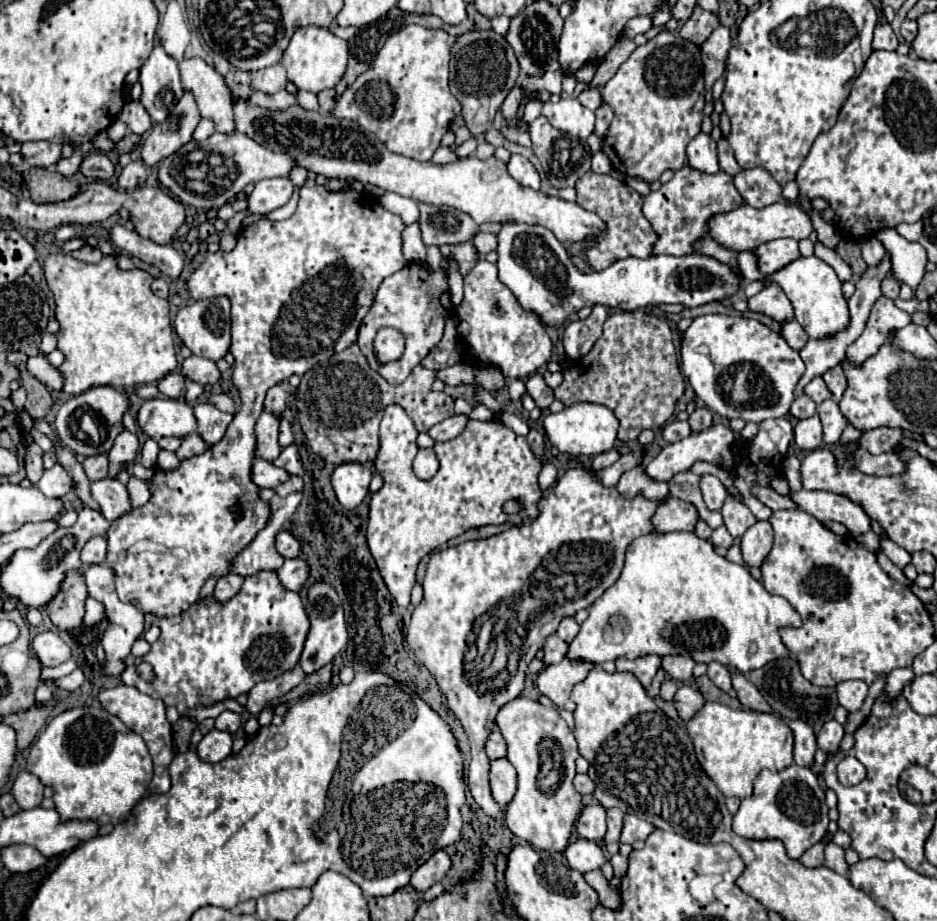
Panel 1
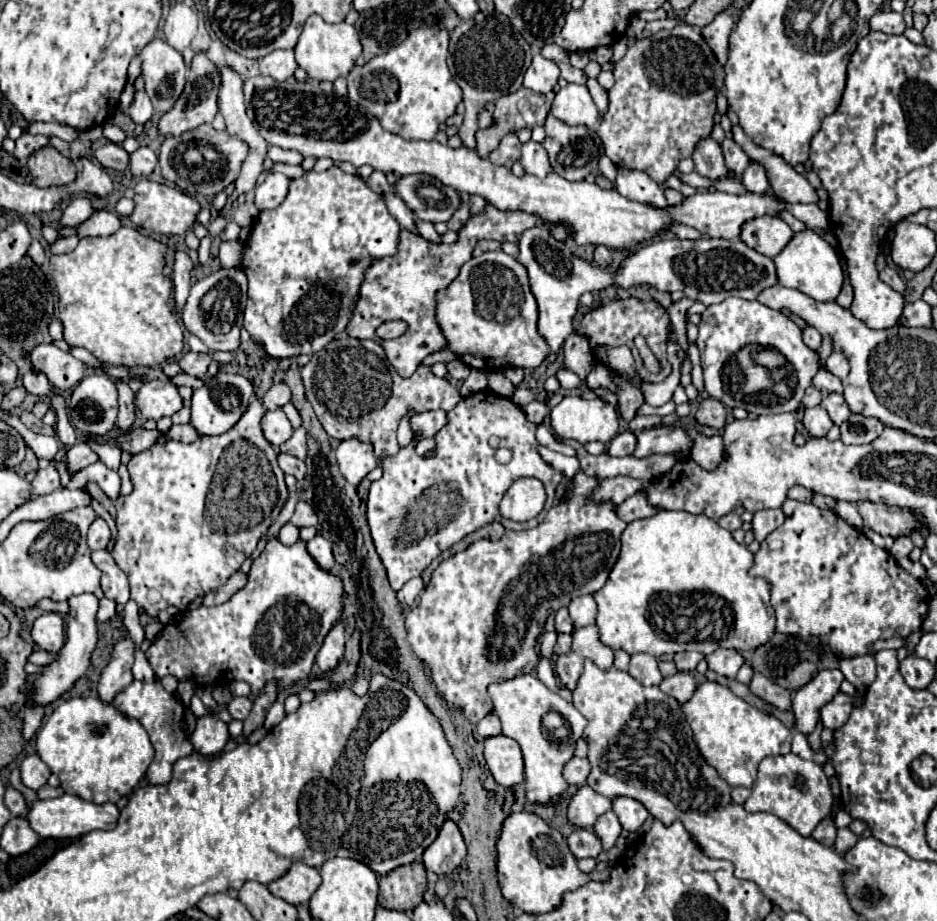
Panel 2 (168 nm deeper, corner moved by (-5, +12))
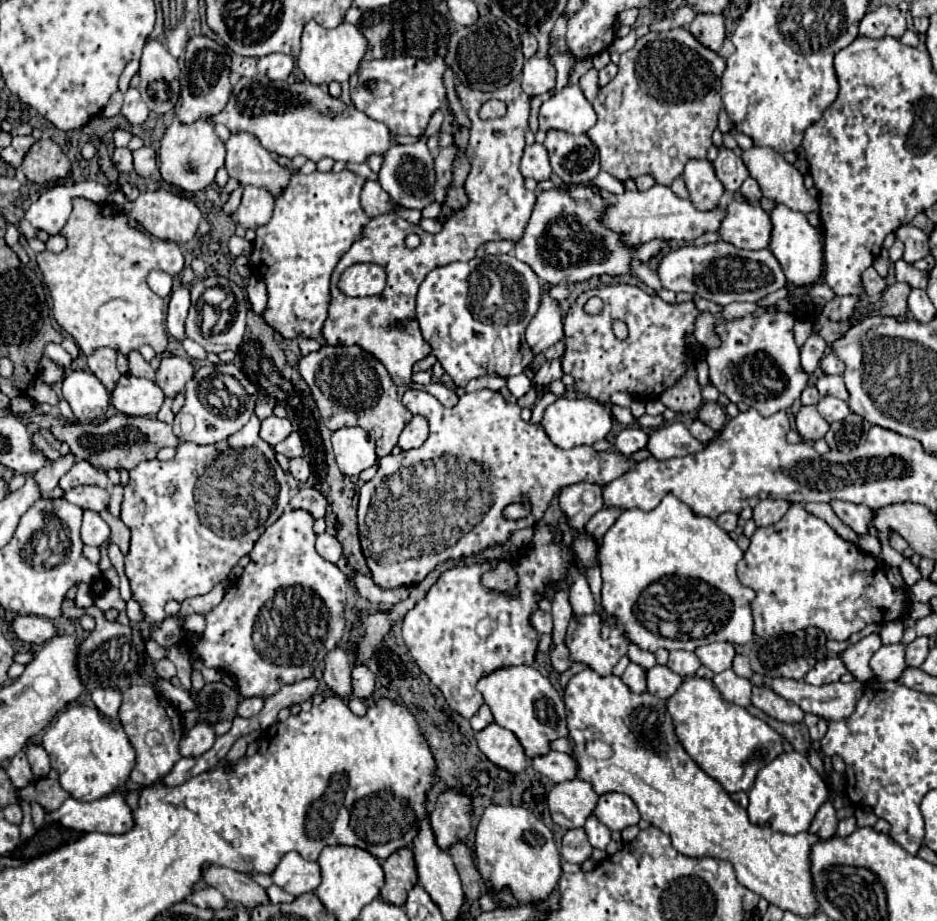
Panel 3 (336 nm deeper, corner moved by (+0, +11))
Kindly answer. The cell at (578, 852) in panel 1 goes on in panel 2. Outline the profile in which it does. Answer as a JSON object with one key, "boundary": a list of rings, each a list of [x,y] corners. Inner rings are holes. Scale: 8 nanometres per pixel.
{"boundary":[[[578,828],[568,836],[568,846],[572,854],[580,858],[596,858],[602,852],[600,838],[592,828]]]}

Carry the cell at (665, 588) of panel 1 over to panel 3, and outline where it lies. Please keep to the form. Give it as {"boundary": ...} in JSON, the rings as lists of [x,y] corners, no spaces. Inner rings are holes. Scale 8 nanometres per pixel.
{"boundary":[[[665,495],[663,501],[651,509],[651,511],[641,511],[641,509],[631,509],[631,511],[623,511],[619,515],[619,519],[609,527],[609,531],[603,535],[601,545],[599,545],[599,567],[601,567],[601,577],[603,577],[603,607],[605,613],[603,617],[611,621],[613,615],[617,615],[627,631],[627,637],[639,645],[645,651],[657,651],[659,647],[673,651],[673,649],[685,649],[685,651],[695,651],[695,647],[713,643],[713,641],[729,641],[733,645],[745,645],[751,641],[753,637],[753,617],[751,617],[751,601],[755,597],[755,591],[741,585],[737,579],[737,563],[743,557],[743,551],[737,547],[737,543],[721,529],[717,527],[717,523],[709,517],[697,517],[683,501],[679,501],[675,495]]]}

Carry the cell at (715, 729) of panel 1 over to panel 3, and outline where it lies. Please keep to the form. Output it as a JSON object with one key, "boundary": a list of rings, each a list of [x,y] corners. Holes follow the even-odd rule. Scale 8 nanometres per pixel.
{"boundary":[[[689,677],[667,699],[667,711],[673,717],[673,729],[681,747],[695,759],[707,775],[721,783],[731,795],[735,791],[749,791],[759,769],[783,753],[781,735],[765,721],[747,713],[747,709],[727,703],[715,685],[701,677]]]}

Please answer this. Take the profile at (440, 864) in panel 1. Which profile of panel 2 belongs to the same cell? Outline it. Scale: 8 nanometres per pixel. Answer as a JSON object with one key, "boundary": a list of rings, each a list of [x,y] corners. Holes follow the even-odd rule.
{"boundary":[[[448,820],[440,828],[440,834],[432,842],[432,846],[428,846],[428,850],[424,850],[422,862],[428,872],[446,876],[460,866],[464,856],[466,856],[464,838],[462,838],[458,826],[452,820]]]}

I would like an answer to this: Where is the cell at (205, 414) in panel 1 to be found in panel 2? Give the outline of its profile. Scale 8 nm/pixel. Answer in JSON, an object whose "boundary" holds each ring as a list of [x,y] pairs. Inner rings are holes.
{"boundary":[[[220,372],[218,376],[208,378],[202,388],[194,390],[194,396],[192,396],[192,422],[190,424],[202,436],[224,434],[240,420],[240,416],[244,414],[244,410],[250,402],[250,396],[254,396],[254,388],[244,376]]]}

